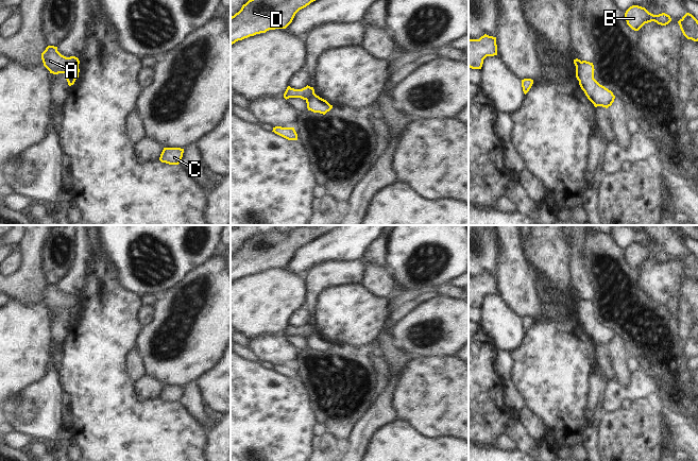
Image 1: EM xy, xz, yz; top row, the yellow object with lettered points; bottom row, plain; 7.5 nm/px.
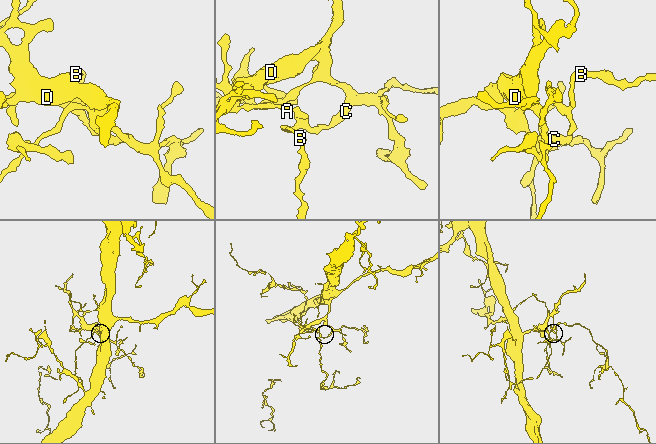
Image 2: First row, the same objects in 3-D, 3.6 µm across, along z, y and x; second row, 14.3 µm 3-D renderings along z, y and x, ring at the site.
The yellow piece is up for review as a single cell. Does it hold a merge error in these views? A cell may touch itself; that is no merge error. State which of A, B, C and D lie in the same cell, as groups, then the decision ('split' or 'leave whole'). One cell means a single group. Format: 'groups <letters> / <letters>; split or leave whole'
groups A / B C D; split

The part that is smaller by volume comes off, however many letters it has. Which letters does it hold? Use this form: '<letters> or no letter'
A

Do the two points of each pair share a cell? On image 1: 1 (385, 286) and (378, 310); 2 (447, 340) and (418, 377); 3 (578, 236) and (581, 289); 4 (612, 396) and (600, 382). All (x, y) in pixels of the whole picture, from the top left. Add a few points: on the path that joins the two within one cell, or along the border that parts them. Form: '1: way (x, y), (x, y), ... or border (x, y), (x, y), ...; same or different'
1: border (360, 283), (376, 295), (387, 297); different
2: border (454, 354), (414, 357); different
3: way (578, 249), (578, 273), (580, 276); same
4: border (610, 380), (601, 406); different

